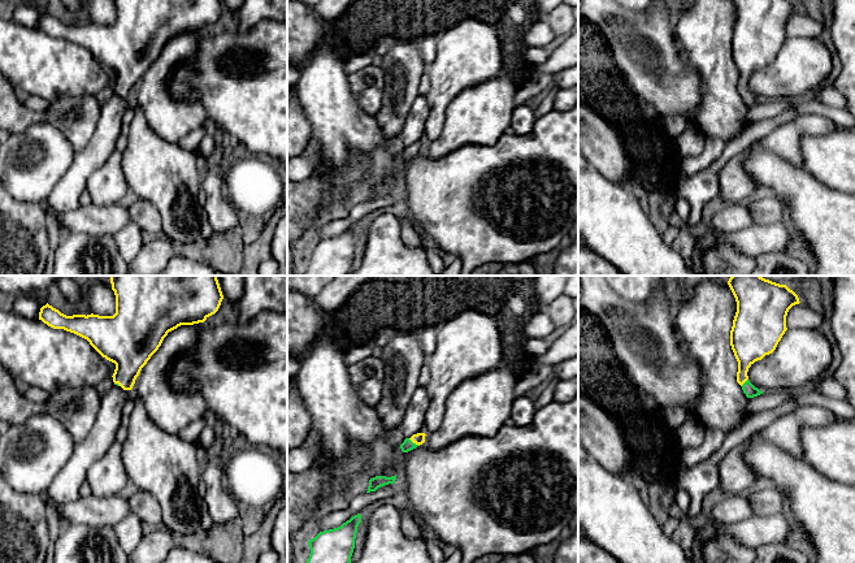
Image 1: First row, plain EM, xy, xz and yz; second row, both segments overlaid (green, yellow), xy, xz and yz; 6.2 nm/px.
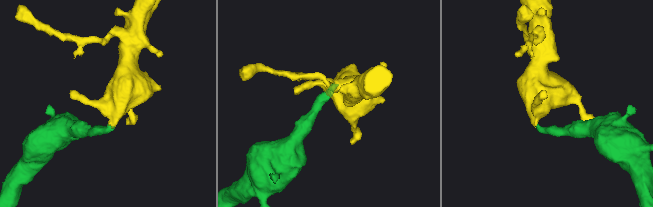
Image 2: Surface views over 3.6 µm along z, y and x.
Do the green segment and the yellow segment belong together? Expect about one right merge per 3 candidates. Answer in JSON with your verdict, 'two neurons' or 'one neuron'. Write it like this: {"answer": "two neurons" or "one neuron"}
{"answer": "one neuron"}

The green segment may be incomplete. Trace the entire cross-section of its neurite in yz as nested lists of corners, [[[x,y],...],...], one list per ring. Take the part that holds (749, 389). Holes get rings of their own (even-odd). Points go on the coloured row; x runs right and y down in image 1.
[[[732,276],[728,285],[737,302],[730,330],[730,346],[738,361],[737,382],[747,398],[754,398],[763,391],[750,382],[748,368],[776,350],[787,330],[789,309],[800,302],[786,285],[761,276]]]

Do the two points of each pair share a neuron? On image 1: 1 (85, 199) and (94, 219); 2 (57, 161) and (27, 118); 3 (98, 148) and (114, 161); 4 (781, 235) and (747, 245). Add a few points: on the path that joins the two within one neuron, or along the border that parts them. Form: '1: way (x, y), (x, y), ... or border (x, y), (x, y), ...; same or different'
1: border (91, 203), (81, 206); different
2: border (63, 133), (50, 124), (33, 124), (13, 134); different
3: border (114, 148), (87, 178); different
4: way (773, 238), (755, 239); same

